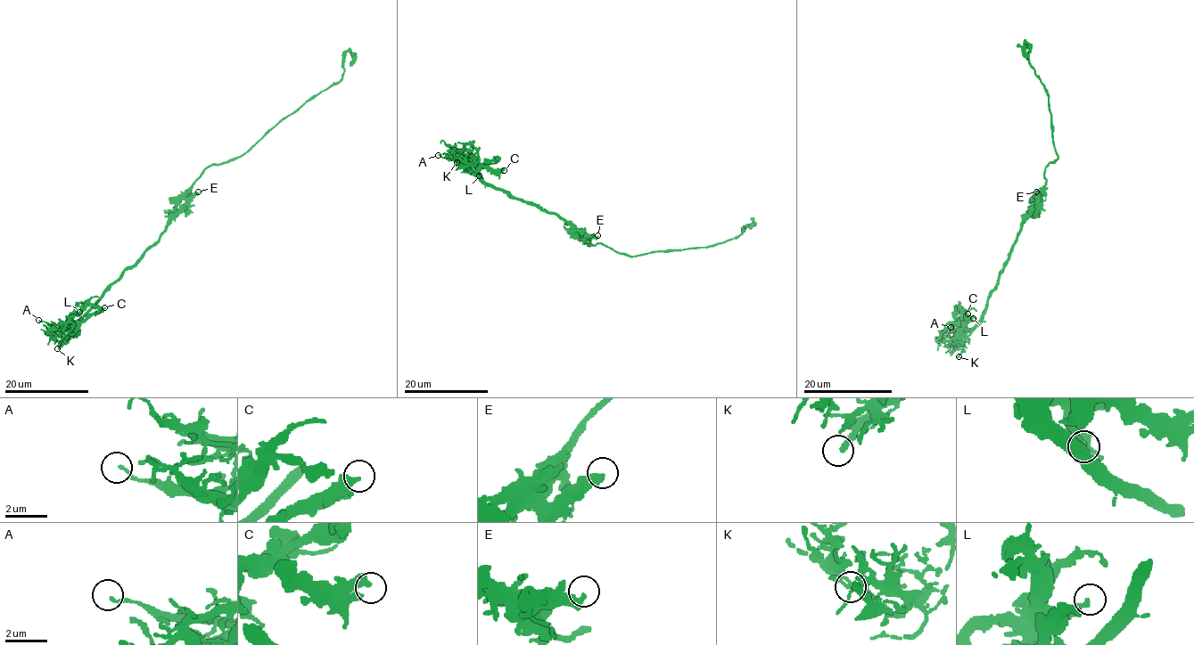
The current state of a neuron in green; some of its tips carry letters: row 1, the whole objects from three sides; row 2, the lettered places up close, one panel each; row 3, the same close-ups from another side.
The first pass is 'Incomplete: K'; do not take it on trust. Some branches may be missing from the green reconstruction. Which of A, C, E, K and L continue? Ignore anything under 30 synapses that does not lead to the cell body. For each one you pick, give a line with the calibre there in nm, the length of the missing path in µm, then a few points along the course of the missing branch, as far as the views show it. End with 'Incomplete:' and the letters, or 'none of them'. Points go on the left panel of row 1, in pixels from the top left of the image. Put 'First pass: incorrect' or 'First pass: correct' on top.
First pass: correct
K: Thickness 280 nm. Missing length about 40 µm. Course of what is missing: (57, 348), (51, 355), (52, 362), (43, 355), (42, 360), (38, 355), (32, 355), (30, 362), (8, 388)
Incomplete: K

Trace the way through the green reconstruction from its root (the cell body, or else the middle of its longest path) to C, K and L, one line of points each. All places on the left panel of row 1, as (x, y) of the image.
C: (191, 190), (186, 205), (169, 221), (161, 236), (76, 322), (86, 320), (104, 307)
K: (191, 190), (186, 205), (169, 221), (161, 236), (112, 284), (57, 348)
L: (191, 190), (186, 205), (169, 221), (161, 236), (73, 322), (71, 318), (79, 312)

